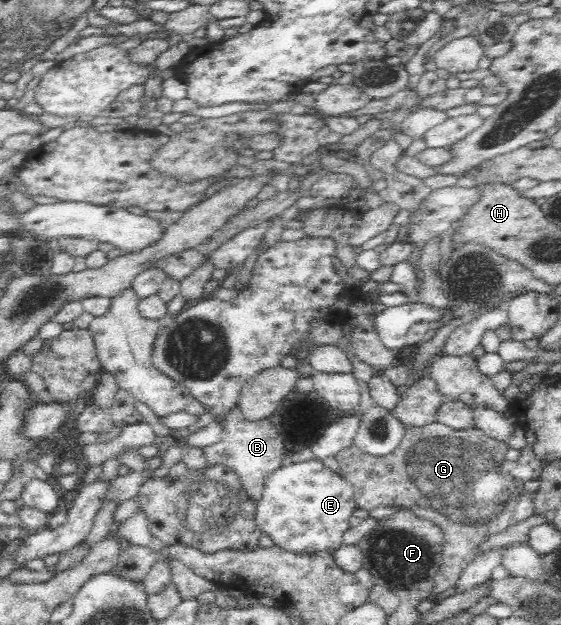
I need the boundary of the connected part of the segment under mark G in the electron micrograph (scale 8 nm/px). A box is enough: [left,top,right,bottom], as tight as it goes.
[335,422,535,595]

